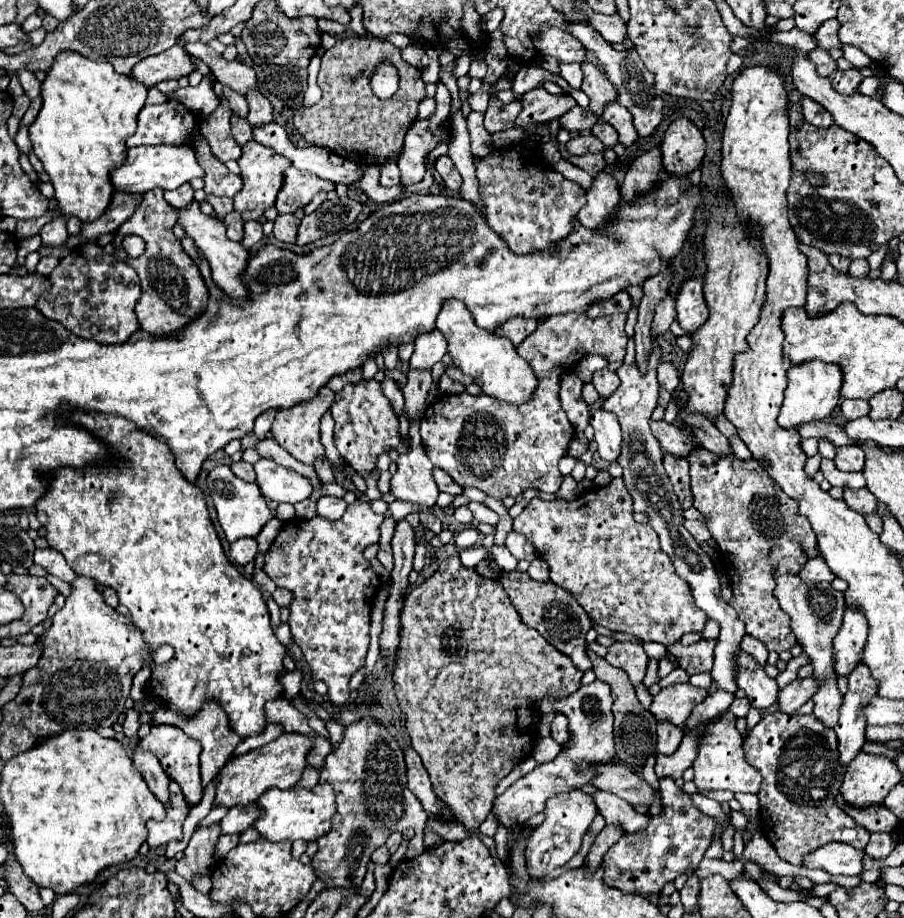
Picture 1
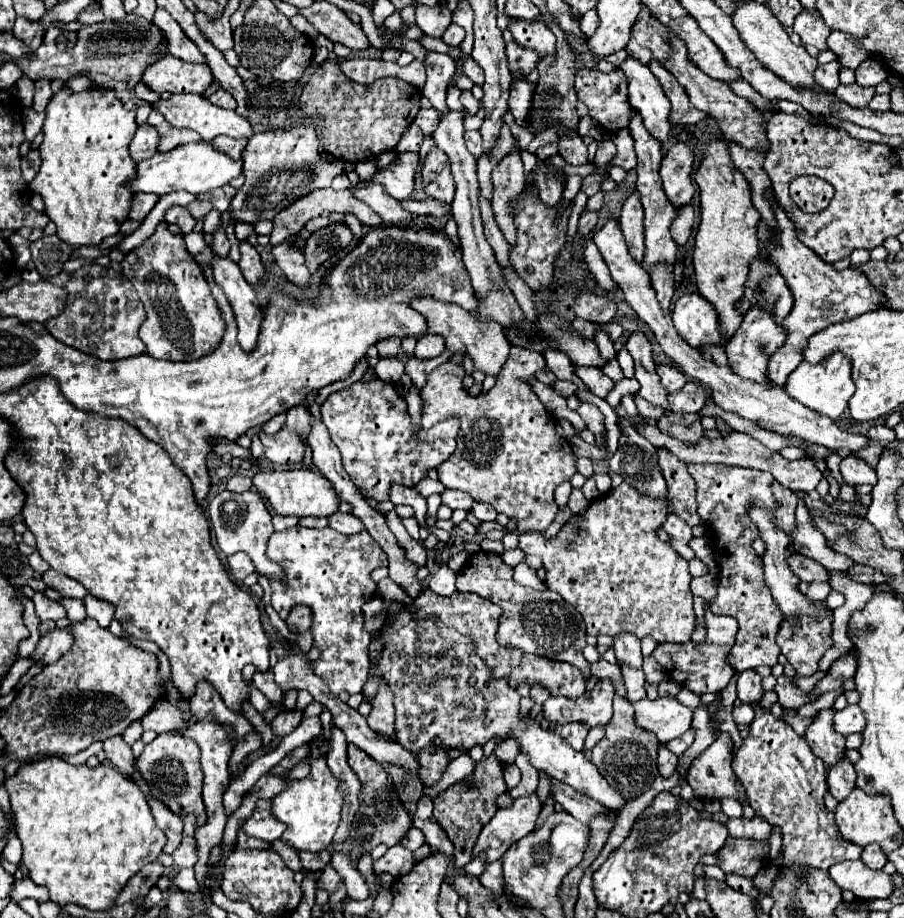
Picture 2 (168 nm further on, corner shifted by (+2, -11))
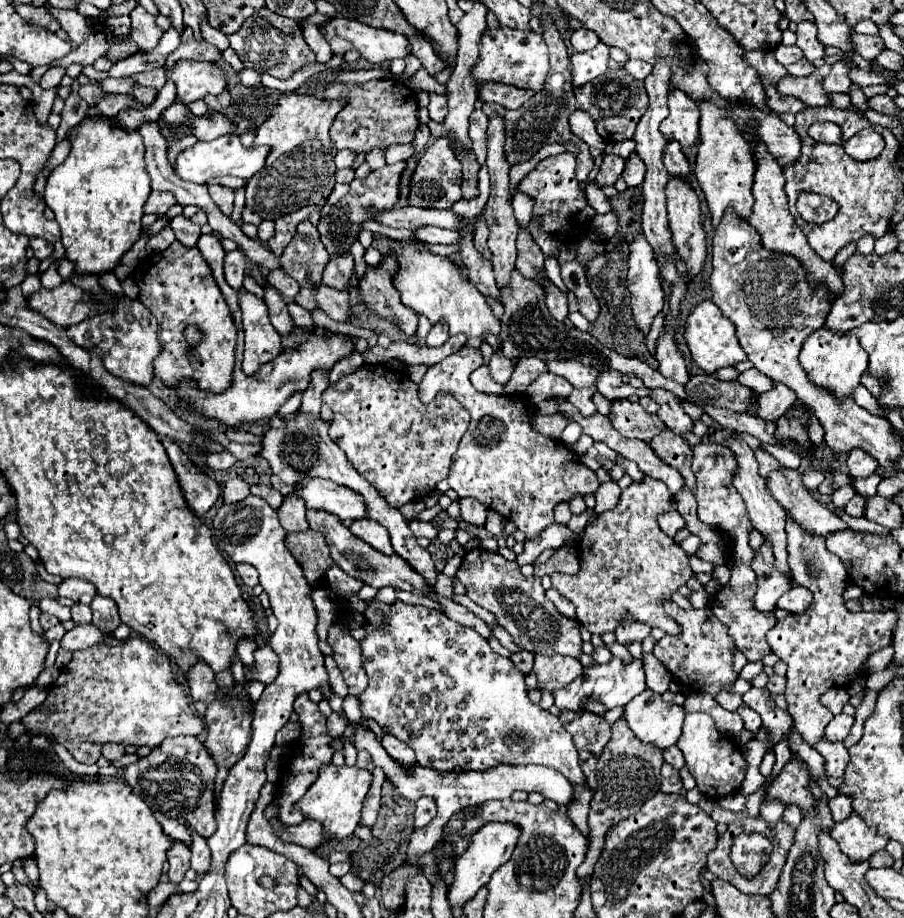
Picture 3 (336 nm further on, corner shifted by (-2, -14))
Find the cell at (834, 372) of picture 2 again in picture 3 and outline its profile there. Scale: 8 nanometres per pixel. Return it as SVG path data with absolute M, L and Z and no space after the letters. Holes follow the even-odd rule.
M822 326L804 340L800 350L800 364L810 376L810 380L814 380L814 384L832 390L838 398L844 398L850 396L852 390L860 384L860 376L868 368L868 356L860 348L860 342L854 334L832 332L828 326Z

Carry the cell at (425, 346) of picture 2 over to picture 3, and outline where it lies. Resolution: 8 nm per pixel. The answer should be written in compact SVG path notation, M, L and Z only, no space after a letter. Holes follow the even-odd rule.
M438 322L438 324L434 324L432 326L432 330L428 332L428 336L426 336L426 344L428 346L442 346L446 340L448 340L448 328L446 328L446 324L444 322Z

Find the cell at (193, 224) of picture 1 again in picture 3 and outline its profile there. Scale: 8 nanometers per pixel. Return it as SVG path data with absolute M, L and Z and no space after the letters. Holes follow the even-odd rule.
M242 290L240 308L246 334L242 370L252 376L262 364L272 362L282 352L282 338L268 318L268 308L264 300Z

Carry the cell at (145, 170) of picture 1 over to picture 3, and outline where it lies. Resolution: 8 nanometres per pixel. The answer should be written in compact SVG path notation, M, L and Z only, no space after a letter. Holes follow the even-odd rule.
M226 134L226 136L220 136L210 142L196 142L192 148L184 150L176 160L174 172L182 180L190 180L190 182L198 182L198 184L206 184L206 180L218 178L218 176L238 176L238 178L248 180L264 166L268 152L270 152L268 146L244 148L240 142L240 136Z

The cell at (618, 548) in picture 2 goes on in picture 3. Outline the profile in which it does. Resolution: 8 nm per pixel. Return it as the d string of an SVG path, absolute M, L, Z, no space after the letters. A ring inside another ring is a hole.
M646 478L642 484L630 484L618 502L618 506L610 512L604 512L596 518L596 522L588 524L584 530L586 544L578 548L580 552L580 572L574 576L568 574L552 574L554 588L576 606L578 622L588 628L590 634L602 636L604 632L614 632L618 626L618 620L622 620L622 612L628 612L634 616L634 620L642 620L644 624L650 624L652 628L662 628L666 634L678 634L678 624L664 612L662 600L670 598L672 592L676 592L680 586L686 584L688 578L692 578L692 568L688 562L688 554L676 544L670 536L666 536L658 524L656 516L670 510L670 494L666 492L664 484L658 484L658 480Z

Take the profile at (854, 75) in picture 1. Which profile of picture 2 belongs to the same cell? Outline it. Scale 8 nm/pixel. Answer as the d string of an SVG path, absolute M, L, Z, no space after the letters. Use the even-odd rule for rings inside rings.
M852 83L852 85L838 85L834 95L840 101L846 101L848 105L862 109L874 97L874 87L862 87L862 85L856 85L856 83Z

